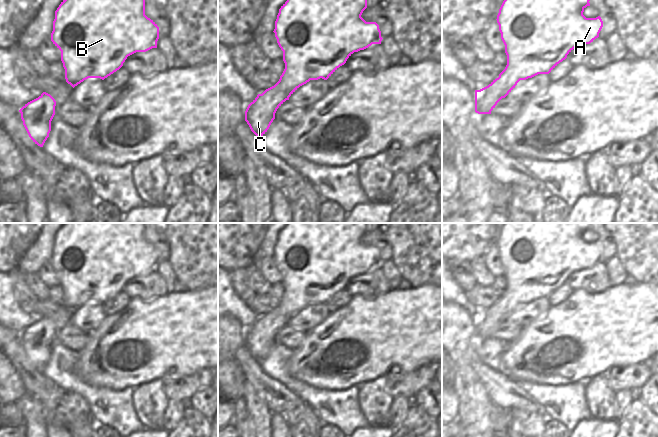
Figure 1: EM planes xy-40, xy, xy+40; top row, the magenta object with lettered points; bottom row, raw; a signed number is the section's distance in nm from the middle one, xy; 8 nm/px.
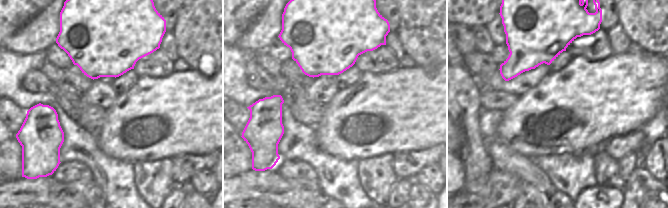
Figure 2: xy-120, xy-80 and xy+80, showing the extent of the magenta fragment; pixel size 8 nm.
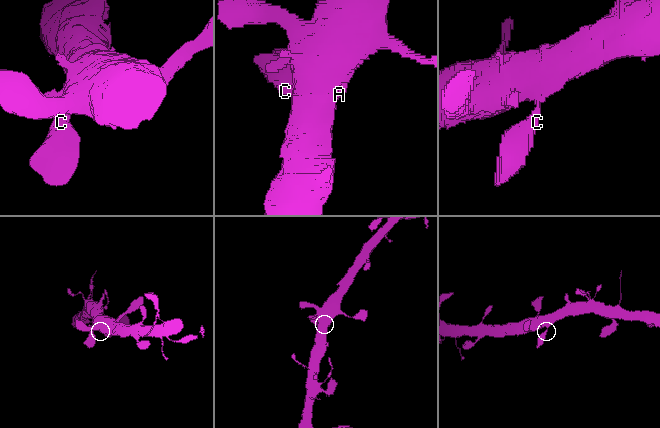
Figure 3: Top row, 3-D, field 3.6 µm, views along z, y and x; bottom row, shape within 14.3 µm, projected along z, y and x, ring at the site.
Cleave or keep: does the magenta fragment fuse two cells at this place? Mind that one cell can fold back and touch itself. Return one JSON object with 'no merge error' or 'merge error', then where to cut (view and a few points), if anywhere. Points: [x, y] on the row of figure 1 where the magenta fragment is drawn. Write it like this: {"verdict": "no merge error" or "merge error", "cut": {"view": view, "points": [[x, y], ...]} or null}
{"verdict": "no merge error", "cut": null}

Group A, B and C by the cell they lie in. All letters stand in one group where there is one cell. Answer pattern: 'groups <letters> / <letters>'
groups A B C

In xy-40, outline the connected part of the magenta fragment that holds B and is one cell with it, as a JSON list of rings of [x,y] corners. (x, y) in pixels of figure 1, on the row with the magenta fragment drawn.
[[[63,0],[55,11],[51,41],[61,51],[65,79],[73,88],[88,78],[104,80],[119,70],[128,56],[157,48],[159,27],[145,15],[145,0]]]

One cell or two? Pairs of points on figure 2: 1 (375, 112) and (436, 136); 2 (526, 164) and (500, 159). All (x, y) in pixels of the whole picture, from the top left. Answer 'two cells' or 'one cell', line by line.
1: one cell
2: one cell

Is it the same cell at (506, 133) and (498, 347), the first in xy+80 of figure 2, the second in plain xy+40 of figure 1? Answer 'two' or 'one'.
two

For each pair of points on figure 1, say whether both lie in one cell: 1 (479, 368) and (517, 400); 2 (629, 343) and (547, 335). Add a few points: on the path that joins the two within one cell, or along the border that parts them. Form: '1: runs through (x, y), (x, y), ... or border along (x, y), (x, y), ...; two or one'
1: runs through (488, 376), (508, 394); one
2: runs through (609, 334), (567, 334); one

